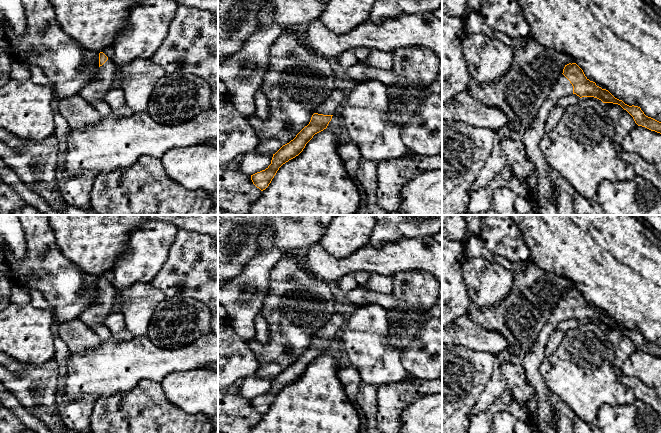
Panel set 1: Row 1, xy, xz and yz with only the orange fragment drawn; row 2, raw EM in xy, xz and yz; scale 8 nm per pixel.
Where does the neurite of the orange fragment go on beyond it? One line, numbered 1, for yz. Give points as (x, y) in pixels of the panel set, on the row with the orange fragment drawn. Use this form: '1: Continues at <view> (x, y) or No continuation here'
1: Continues at yz (542, 191)

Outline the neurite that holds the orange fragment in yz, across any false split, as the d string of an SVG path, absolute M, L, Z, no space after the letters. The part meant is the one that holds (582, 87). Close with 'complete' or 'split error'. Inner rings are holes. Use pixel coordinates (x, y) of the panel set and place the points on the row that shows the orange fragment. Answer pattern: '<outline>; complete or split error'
M576 63L565 65L563 73L554 84L530 127L520 135L527 156L537 170L538 180L533 187L533 198L538 205L537 213L539 215L558 215L557 208L552 202L551 167L543 156L539 143L546 133L545 121L551 109L561 97L568 94L576 94L580 98L594 97L603 103L618 104L633 117L638 126L661 134L661 122L646 116L640 107L629 106L615 98L608 90L597 86L595 82L585 76L583 70Z; split error

